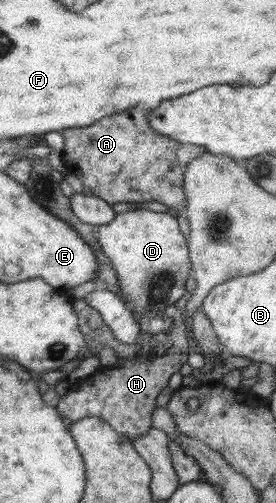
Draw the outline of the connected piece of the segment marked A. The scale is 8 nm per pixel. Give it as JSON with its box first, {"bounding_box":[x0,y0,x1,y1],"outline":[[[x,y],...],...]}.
{"bounding_box":[60,108,206,214],"outline":[[[129,108],[104,116],[88,127],[66,128],[60,133],[65,138],[62,152],[64,165],[75,174],[85,188],[90,188],[110,205],[117,202],[161,202],[184,214],[187,206],[183,189],[184,172],[190,160],[201,156],[206,148],[183,144],[163,136],[149,124],[147,111]]]}

